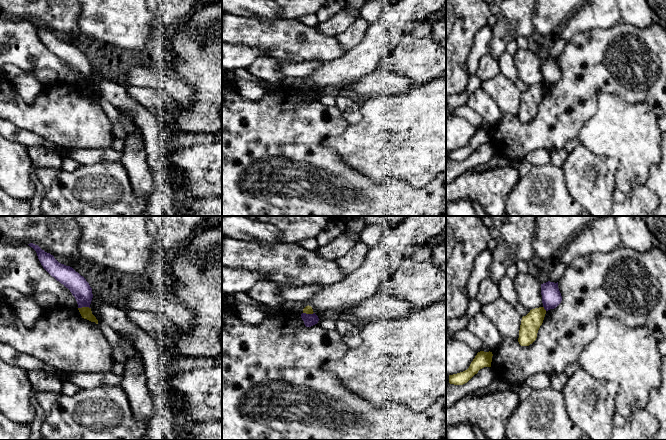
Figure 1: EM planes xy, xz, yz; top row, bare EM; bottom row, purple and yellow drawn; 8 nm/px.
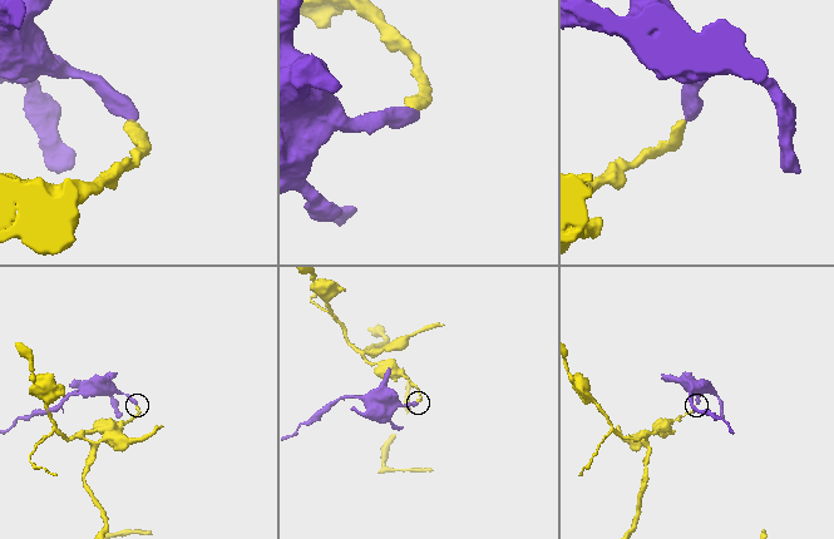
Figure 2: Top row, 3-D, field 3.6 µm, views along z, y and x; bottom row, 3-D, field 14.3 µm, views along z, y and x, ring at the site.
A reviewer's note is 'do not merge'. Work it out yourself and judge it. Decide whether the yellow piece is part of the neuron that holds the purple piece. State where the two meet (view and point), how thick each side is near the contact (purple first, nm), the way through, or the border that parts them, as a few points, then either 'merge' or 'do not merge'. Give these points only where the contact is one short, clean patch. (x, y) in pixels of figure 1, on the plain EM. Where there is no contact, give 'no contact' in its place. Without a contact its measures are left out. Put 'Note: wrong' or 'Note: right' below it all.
meets purple in xy at (84, 82); 160 nm thick on the purple side, 90 nm on the other; border along xy (90, 83), (78, 84); do not merge
Note: right

